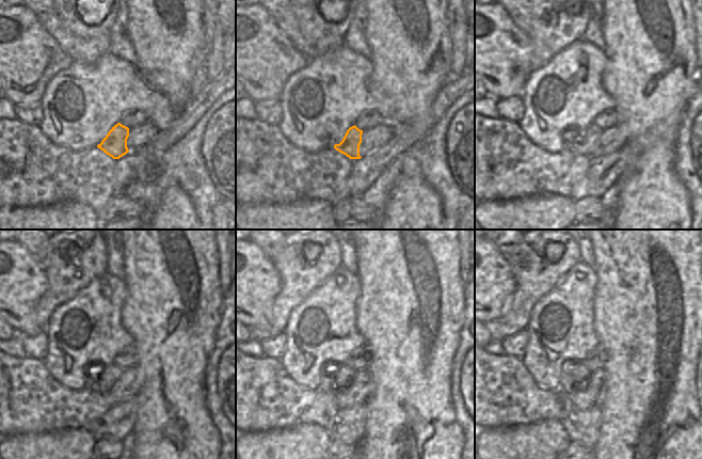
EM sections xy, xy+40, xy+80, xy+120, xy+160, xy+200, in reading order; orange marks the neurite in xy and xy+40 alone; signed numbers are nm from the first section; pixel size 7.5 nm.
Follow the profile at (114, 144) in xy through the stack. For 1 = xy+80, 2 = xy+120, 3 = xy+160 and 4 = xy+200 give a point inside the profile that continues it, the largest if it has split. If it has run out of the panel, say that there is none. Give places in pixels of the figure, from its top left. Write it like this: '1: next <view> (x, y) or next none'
1: next xy+80 (585, 143)
2: next xy+120 (102, 381)
3: next xy+160 (338, 379)
4: next xy+200 (579, 374)

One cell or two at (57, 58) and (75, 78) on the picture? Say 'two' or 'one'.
two

